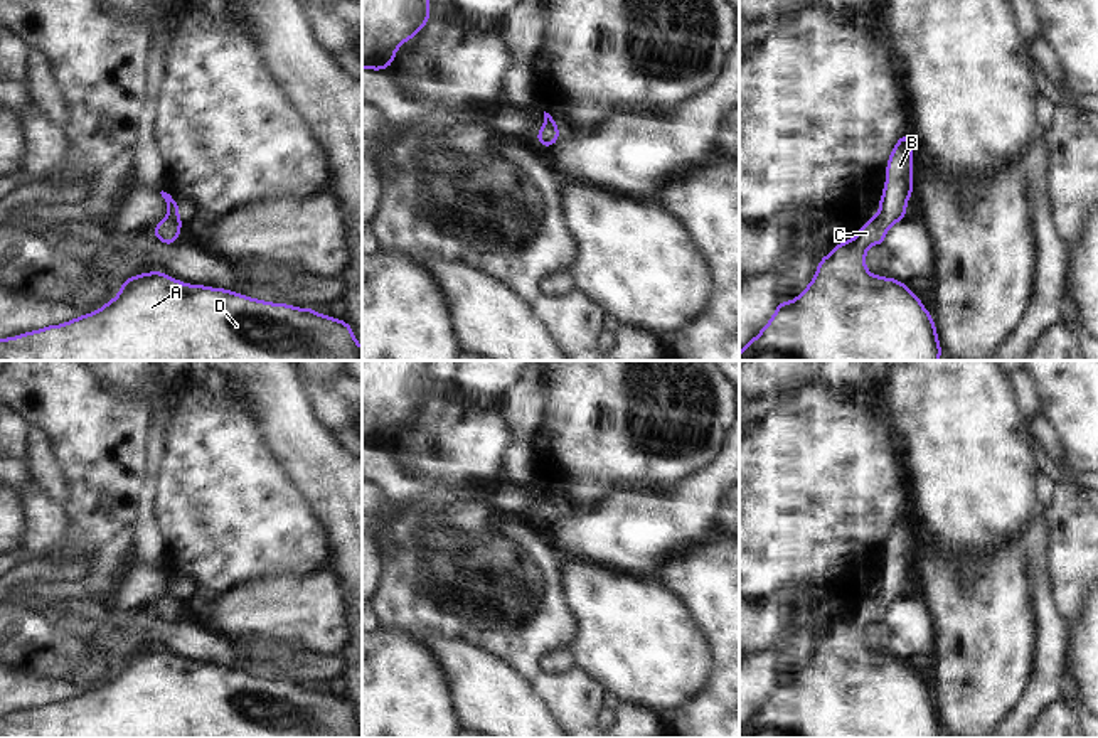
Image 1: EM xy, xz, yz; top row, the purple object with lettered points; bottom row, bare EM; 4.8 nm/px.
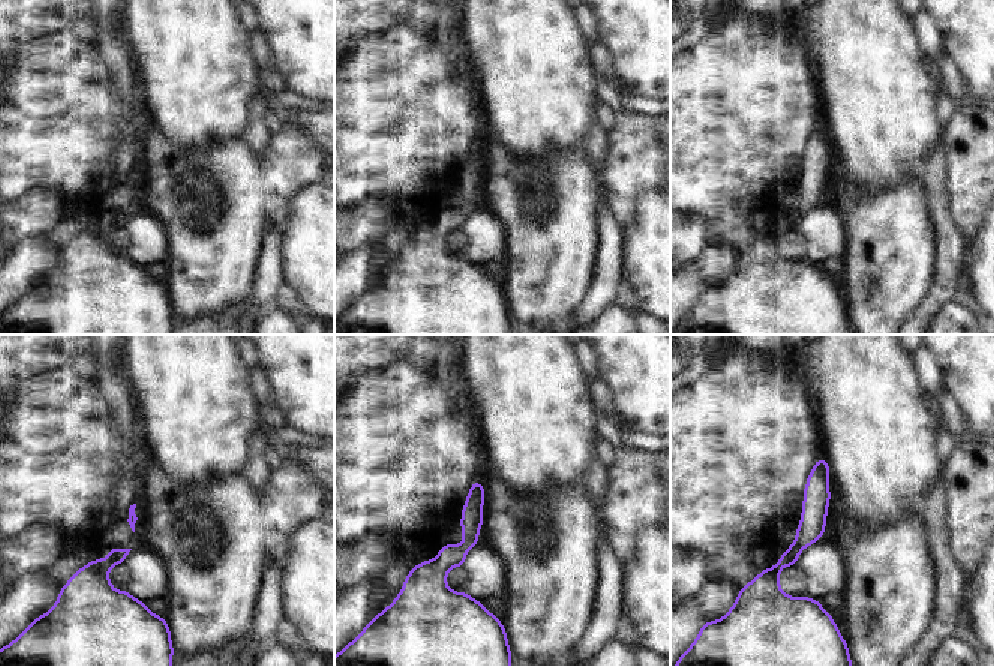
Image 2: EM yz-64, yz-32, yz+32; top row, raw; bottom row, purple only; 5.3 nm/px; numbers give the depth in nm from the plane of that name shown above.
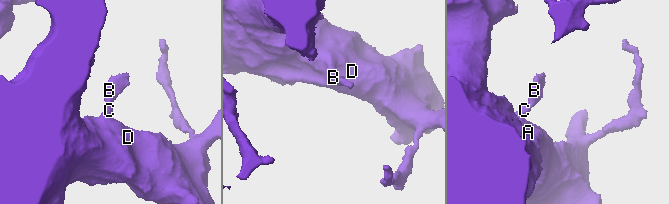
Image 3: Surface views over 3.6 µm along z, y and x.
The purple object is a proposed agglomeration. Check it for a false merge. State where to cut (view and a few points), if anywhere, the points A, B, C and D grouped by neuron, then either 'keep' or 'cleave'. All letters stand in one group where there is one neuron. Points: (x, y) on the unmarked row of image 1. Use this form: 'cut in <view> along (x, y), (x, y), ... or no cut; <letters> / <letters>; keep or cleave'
no cut; A B C D; keep

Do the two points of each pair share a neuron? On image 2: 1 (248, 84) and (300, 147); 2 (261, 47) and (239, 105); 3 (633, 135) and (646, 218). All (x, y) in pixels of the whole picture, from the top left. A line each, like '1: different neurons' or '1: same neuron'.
1: different neurons
2: different neurons
3: different neurons

